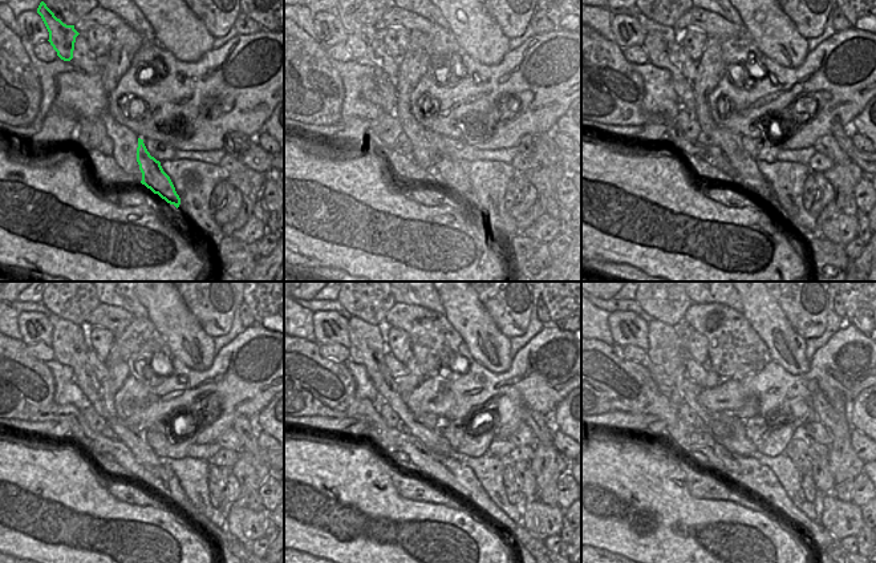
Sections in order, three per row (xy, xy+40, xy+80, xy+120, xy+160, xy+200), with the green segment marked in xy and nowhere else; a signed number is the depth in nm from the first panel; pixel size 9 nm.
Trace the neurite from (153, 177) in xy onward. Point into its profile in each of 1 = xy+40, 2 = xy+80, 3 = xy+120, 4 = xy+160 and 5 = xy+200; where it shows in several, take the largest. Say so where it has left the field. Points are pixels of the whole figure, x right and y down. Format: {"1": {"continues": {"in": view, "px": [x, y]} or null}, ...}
{"1": {"continues": {"in": "xy+40", "px": [447, 171]}}, "2": {"continues": {"in": "xy+80", "px": [730, 144]}}, "3": {"continues": {"in": "xy+120", "px": [69, 348]}}, "4": {"continues": {"in": "xy+160", "px": [366, 348]}}, "5": {"continues": {"in": "xy+200", "px": [665, 351]}}}

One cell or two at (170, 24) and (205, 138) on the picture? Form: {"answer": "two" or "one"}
{"answer": "two"}

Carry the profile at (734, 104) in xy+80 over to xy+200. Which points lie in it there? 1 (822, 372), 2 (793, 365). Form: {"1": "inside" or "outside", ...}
{"1": "inside", "2": "outside"}

